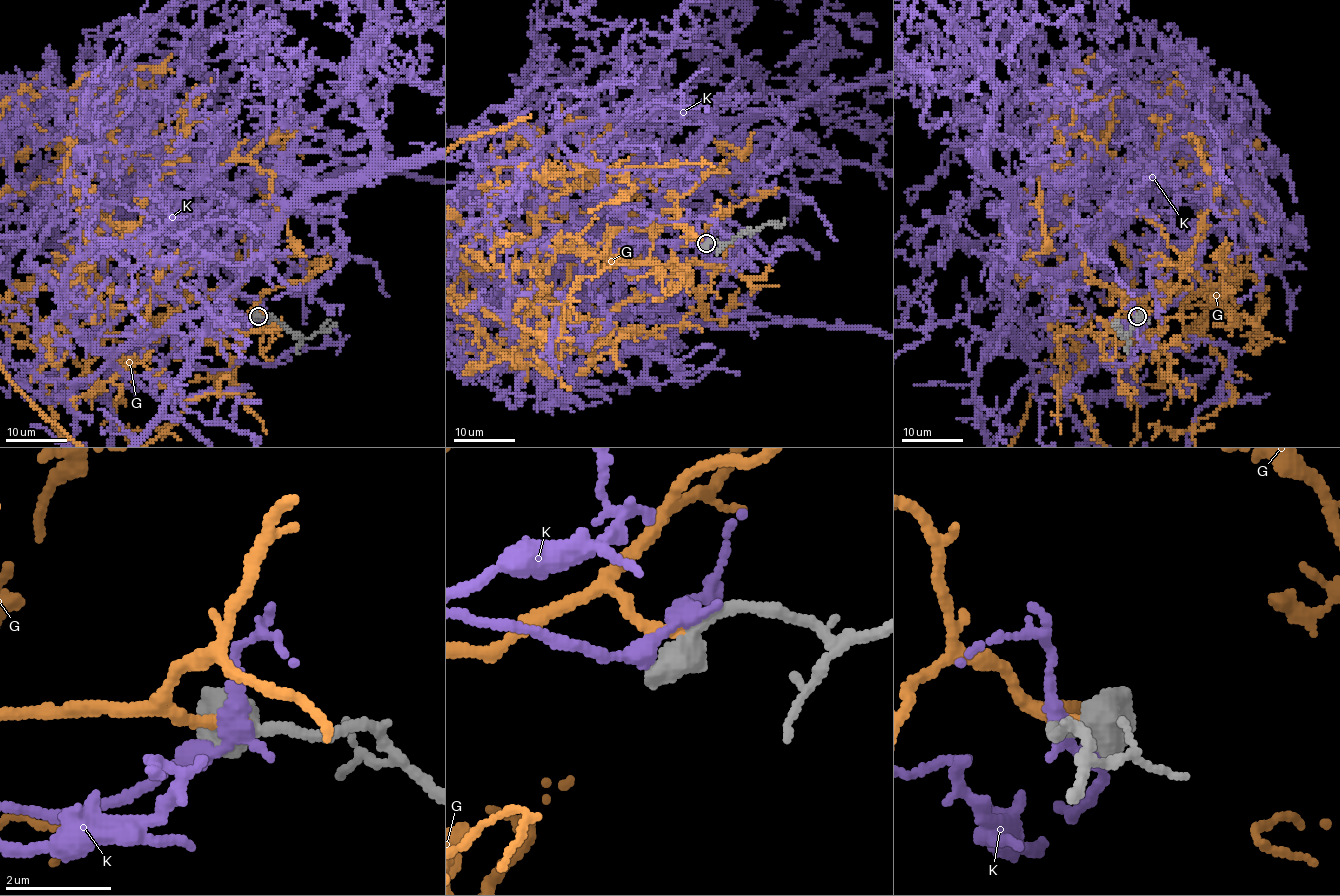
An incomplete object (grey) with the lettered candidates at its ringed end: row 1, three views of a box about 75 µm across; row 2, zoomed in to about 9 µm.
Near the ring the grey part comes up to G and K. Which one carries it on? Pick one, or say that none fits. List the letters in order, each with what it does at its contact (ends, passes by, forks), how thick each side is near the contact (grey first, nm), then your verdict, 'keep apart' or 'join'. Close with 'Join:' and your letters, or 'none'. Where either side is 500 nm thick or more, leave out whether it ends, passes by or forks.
G: 750/220 nm | join
K: 700/320 nm | keep apart
Join: G

